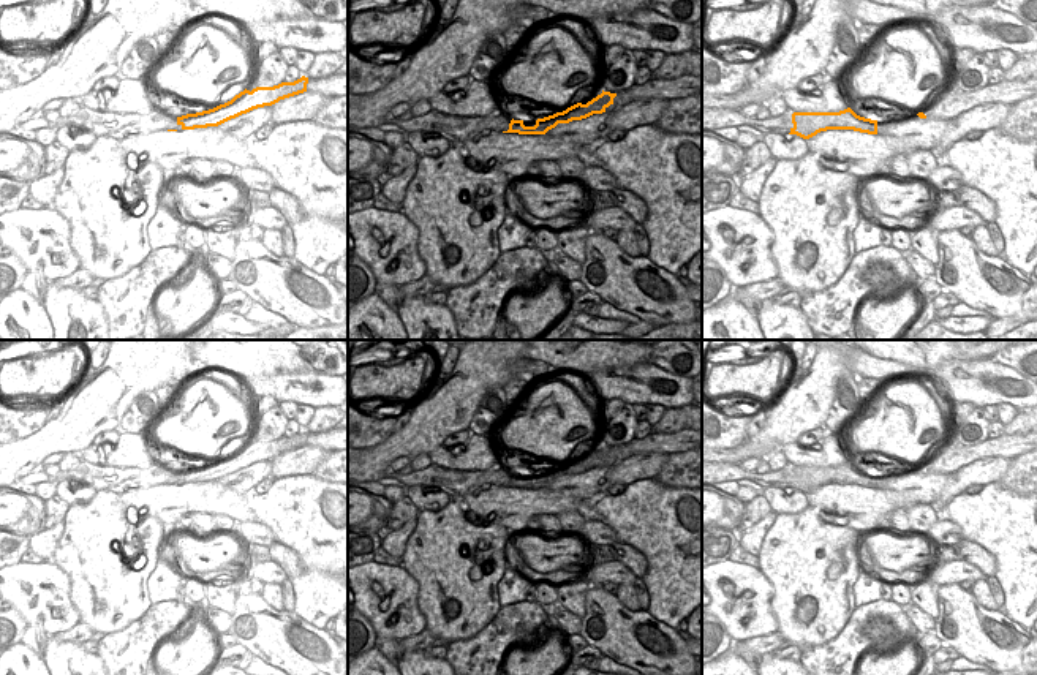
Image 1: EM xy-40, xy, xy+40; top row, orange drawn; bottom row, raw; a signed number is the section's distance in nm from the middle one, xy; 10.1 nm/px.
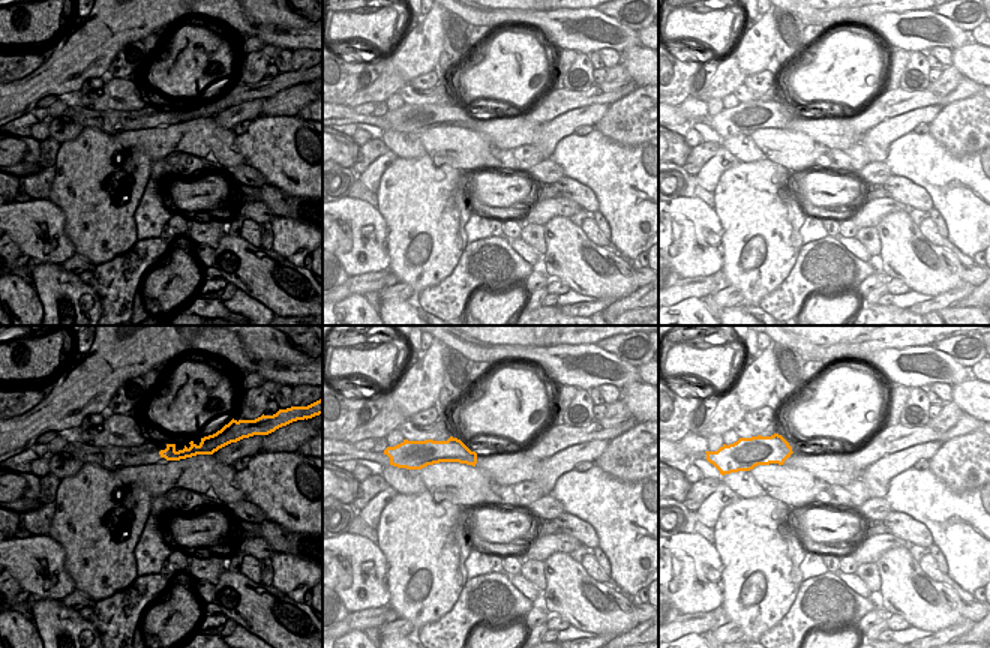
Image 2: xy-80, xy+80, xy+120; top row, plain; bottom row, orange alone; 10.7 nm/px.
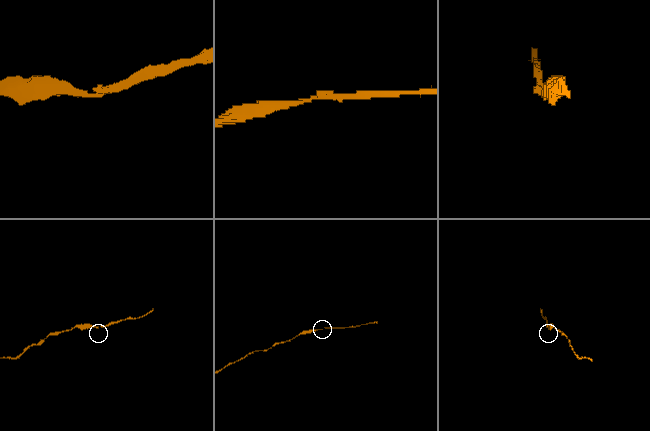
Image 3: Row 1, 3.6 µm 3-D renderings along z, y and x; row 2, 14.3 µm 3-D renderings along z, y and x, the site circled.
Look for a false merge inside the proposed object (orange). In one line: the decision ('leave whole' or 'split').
leave whole

